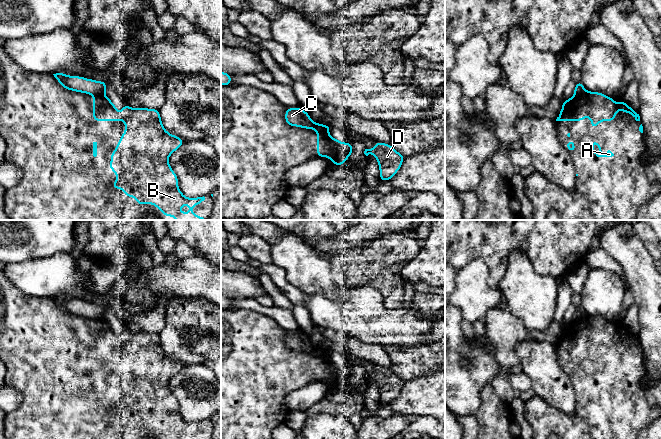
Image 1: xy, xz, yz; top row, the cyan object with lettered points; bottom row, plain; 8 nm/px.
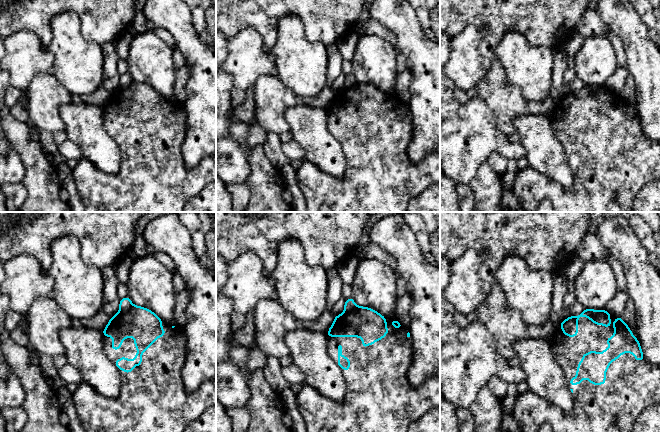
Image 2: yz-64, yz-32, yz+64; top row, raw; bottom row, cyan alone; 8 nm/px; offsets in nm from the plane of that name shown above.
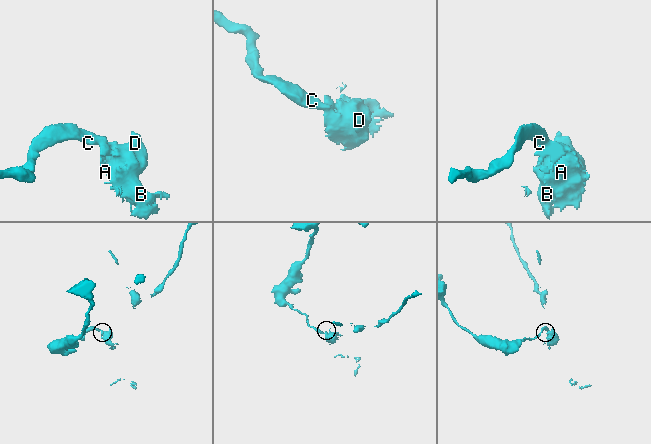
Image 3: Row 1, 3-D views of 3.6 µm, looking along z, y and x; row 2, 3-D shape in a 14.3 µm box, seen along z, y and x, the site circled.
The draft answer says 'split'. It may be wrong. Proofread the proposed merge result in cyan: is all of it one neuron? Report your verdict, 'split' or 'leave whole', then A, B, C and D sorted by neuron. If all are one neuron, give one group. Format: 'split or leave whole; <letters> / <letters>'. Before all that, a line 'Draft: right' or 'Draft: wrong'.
Draft: right
split; A B D / C

